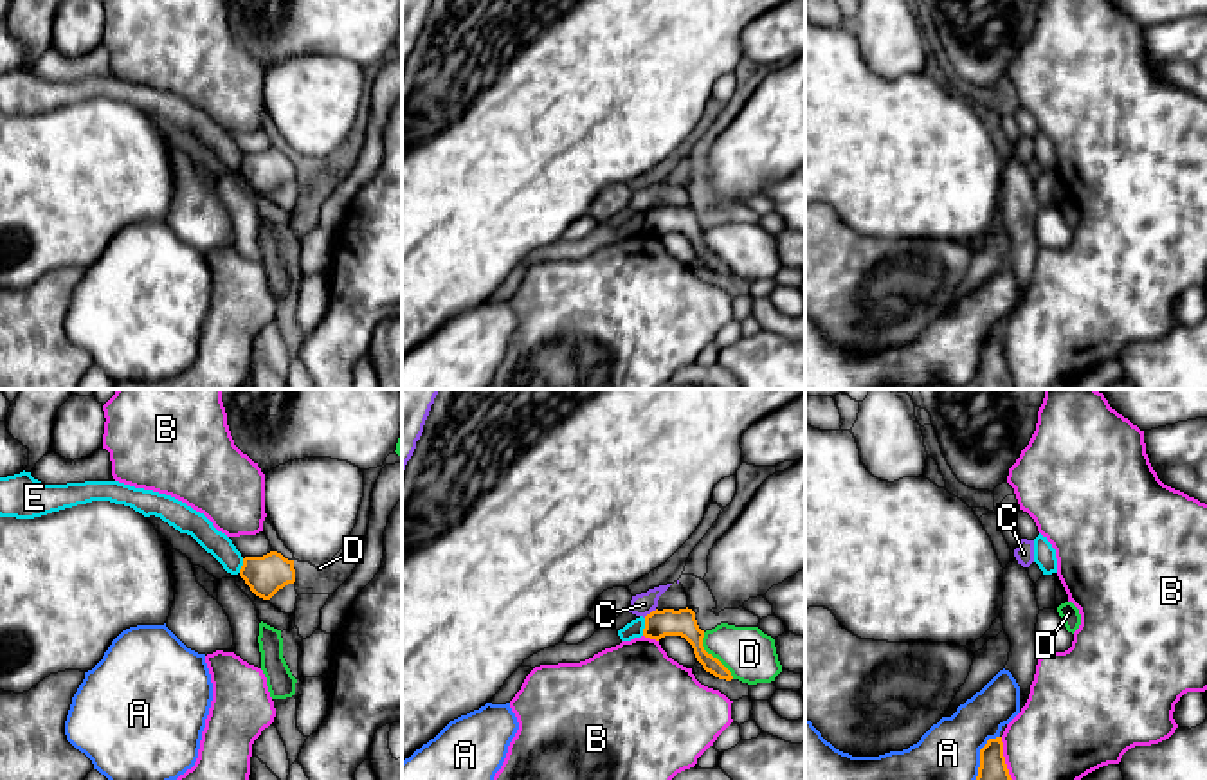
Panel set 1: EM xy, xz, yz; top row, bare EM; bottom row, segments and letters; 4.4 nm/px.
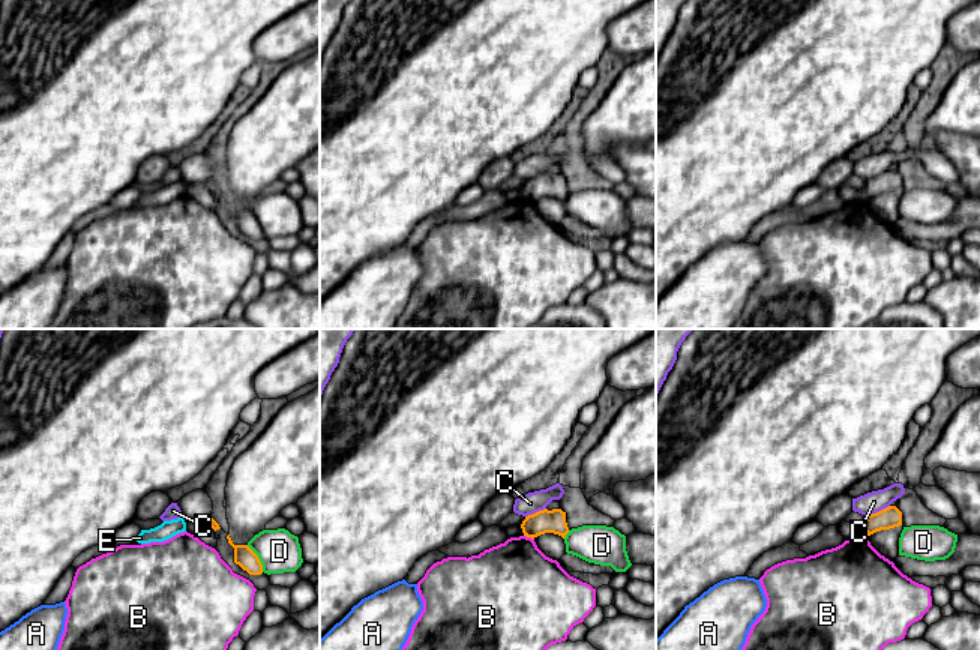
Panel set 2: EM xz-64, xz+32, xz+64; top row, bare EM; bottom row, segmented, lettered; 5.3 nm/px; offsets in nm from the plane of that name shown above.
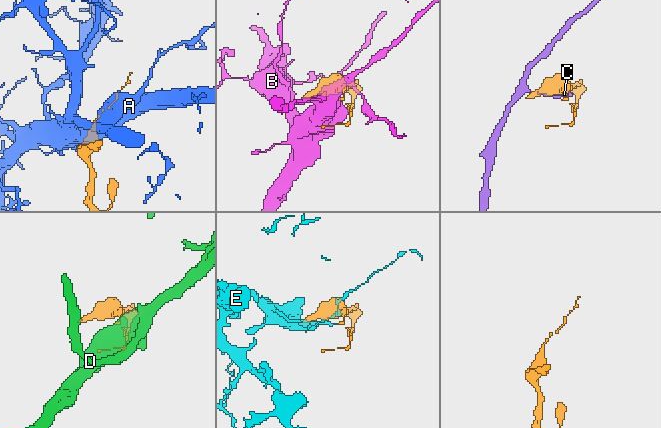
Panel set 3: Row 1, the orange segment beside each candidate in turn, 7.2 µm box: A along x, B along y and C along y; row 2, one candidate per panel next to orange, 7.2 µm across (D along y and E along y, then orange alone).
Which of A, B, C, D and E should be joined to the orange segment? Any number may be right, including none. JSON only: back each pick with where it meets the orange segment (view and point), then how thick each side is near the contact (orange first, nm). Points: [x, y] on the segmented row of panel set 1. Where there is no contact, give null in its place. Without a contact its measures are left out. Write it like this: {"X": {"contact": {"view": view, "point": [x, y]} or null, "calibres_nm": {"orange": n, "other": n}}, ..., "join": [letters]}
{"join": []}

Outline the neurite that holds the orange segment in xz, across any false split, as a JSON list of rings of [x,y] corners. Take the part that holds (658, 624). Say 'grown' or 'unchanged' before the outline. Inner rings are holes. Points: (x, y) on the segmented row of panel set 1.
unchanged | [[[663,609],[652,611],[645,616],[643,636],[659,641],[665,636],[681,636],[685,638],[703,665],[703,668],[713,674],[719,679],[731,681],[731,672],[703,647],[704,630],[699,629],[695,612],[692,609]]]

